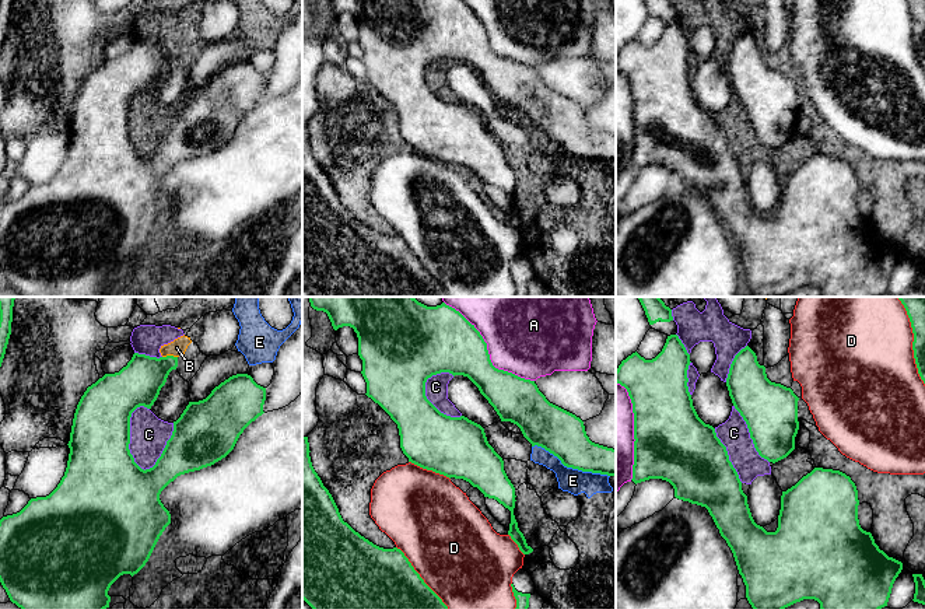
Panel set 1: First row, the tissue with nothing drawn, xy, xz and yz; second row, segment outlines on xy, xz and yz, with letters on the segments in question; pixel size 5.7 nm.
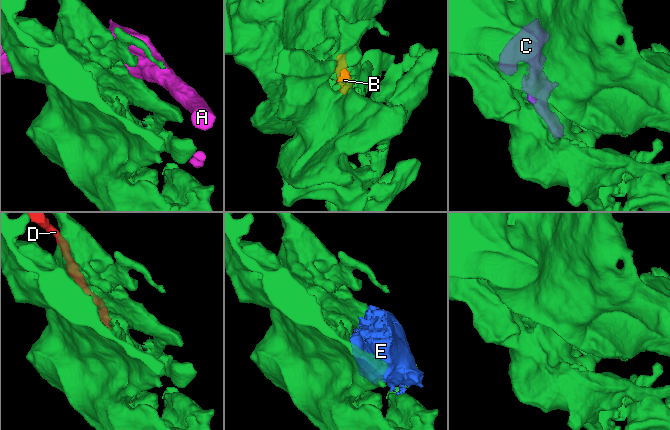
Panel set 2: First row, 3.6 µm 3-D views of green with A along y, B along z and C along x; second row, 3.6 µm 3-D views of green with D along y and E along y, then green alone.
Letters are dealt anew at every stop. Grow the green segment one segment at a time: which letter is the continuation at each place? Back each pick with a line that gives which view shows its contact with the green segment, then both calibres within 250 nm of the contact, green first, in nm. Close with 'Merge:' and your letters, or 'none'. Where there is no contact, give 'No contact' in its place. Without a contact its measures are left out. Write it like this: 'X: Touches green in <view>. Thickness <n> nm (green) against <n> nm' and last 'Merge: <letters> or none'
Merge: none

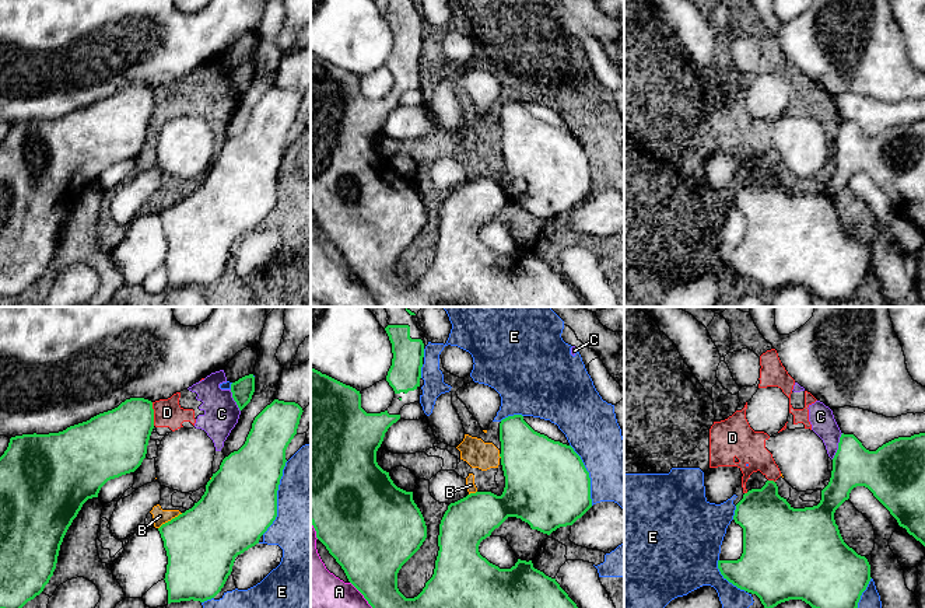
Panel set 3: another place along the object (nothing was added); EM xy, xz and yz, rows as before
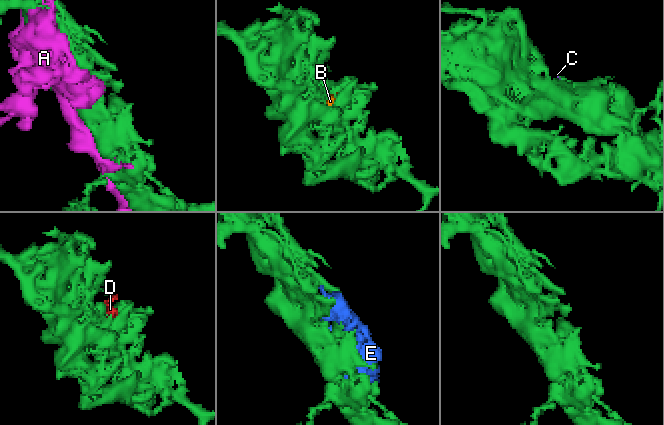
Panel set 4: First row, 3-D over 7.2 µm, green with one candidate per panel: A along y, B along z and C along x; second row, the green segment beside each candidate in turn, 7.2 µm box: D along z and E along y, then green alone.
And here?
Merge: none

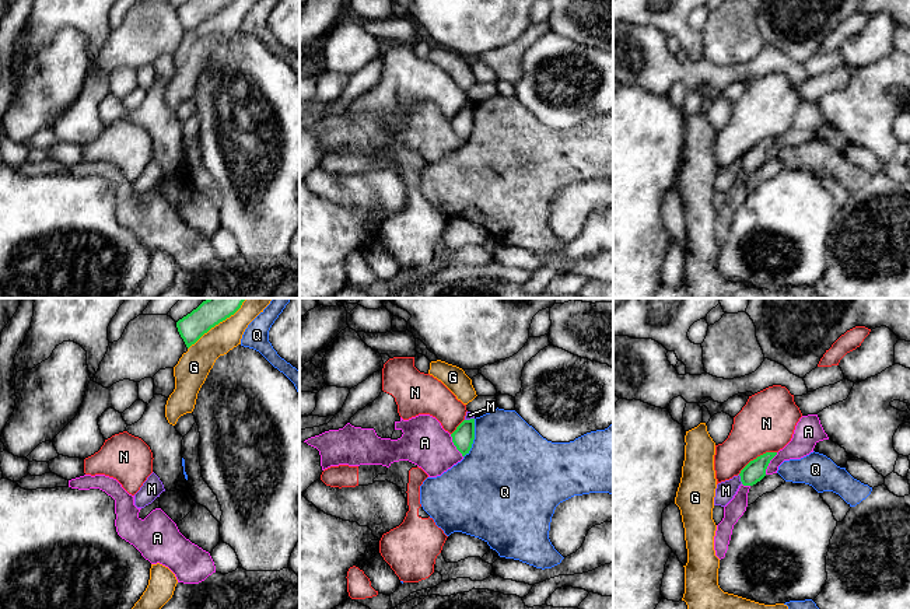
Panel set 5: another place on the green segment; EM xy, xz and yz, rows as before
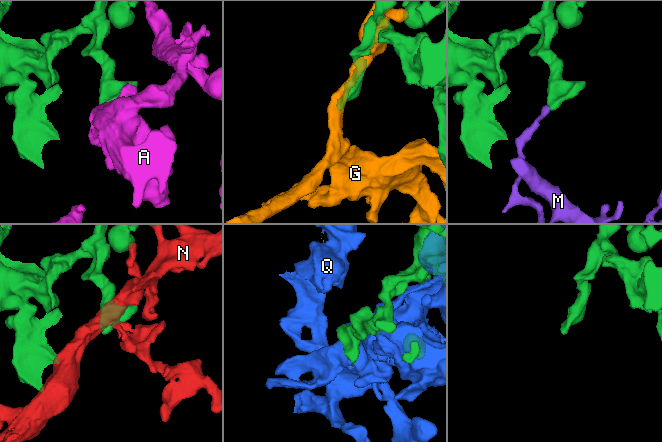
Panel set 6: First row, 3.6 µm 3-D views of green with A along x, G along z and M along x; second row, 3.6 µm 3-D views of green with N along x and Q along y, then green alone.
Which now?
Merge: none

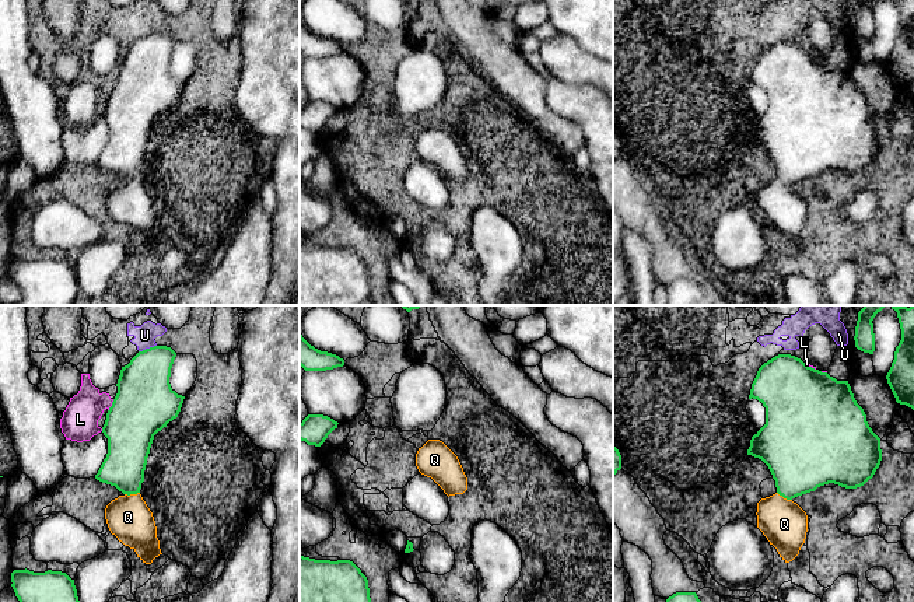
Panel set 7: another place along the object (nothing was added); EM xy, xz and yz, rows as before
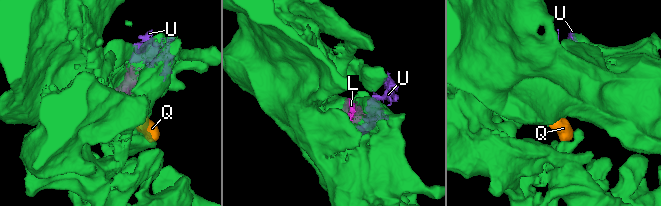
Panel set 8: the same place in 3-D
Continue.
Q: Touches green in xy. Thickness 240 nm (green) against 260 nm
Merge: Q

